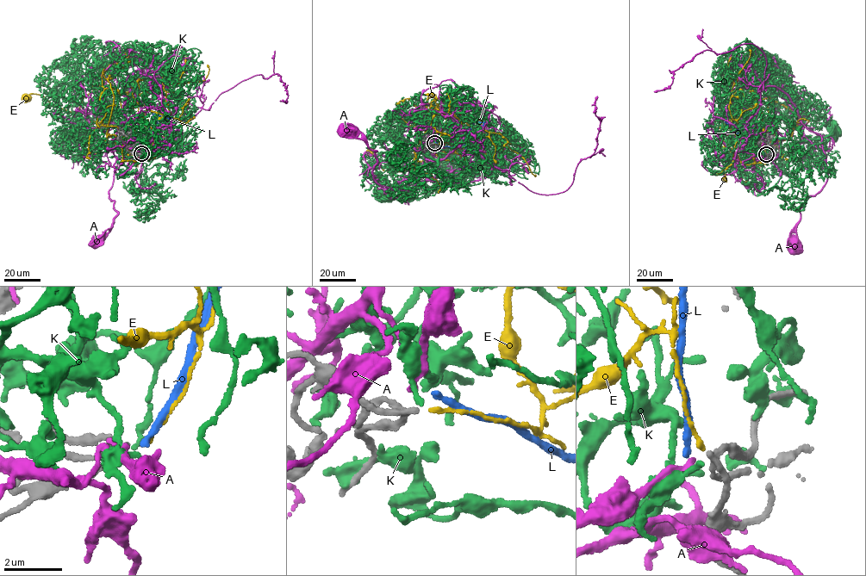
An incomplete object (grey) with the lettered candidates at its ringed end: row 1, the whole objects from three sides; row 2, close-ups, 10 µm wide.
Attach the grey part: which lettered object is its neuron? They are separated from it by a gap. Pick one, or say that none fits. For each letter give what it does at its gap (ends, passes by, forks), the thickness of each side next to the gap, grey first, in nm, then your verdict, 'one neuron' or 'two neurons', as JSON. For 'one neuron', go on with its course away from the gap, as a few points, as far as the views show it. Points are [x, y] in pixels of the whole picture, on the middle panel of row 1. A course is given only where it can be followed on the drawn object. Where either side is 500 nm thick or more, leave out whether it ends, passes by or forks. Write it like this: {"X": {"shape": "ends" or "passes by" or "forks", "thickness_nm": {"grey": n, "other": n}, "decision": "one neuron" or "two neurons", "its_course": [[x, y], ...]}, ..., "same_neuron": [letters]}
{"A": {"shape": "ends", "thickness_nm": {"grey": 150, "other": 200}, "decision": "two neurons"}, "E": {"shape": "ends", "thickness_nm": {"grey": 150, "other": 150}, "decision": "two neurons"}, "K": {"shape": "ends", "thickness_nm": {"grey": 150, "other": 170}, "decision": "two neurons"}, "L": {"shape": "ends", "thickness_nm": {"grey": 150, "other": 220}, "decision": "two neurons"}, "same_neuron": []}

